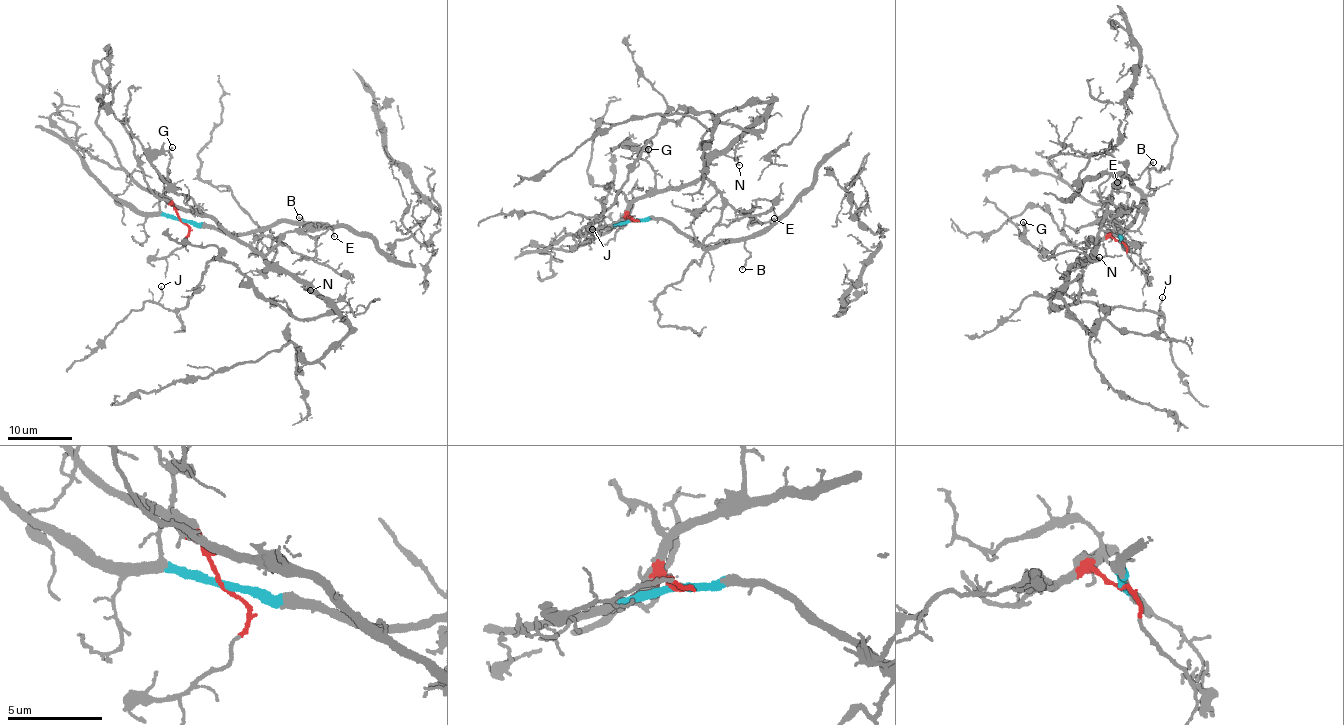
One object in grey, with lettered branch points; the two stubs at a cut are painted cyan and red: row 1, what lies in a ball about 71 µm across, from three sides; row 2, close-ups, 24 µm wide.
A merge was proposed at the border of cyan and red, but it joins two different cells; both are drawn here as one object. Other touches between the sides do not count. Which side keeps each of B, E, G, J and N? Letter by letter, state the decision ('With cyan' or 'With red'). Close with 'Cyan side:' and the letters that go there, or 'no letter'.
B: With cyan
E: With red
G: With red
J: With red
N: With red
Cyan side: B

